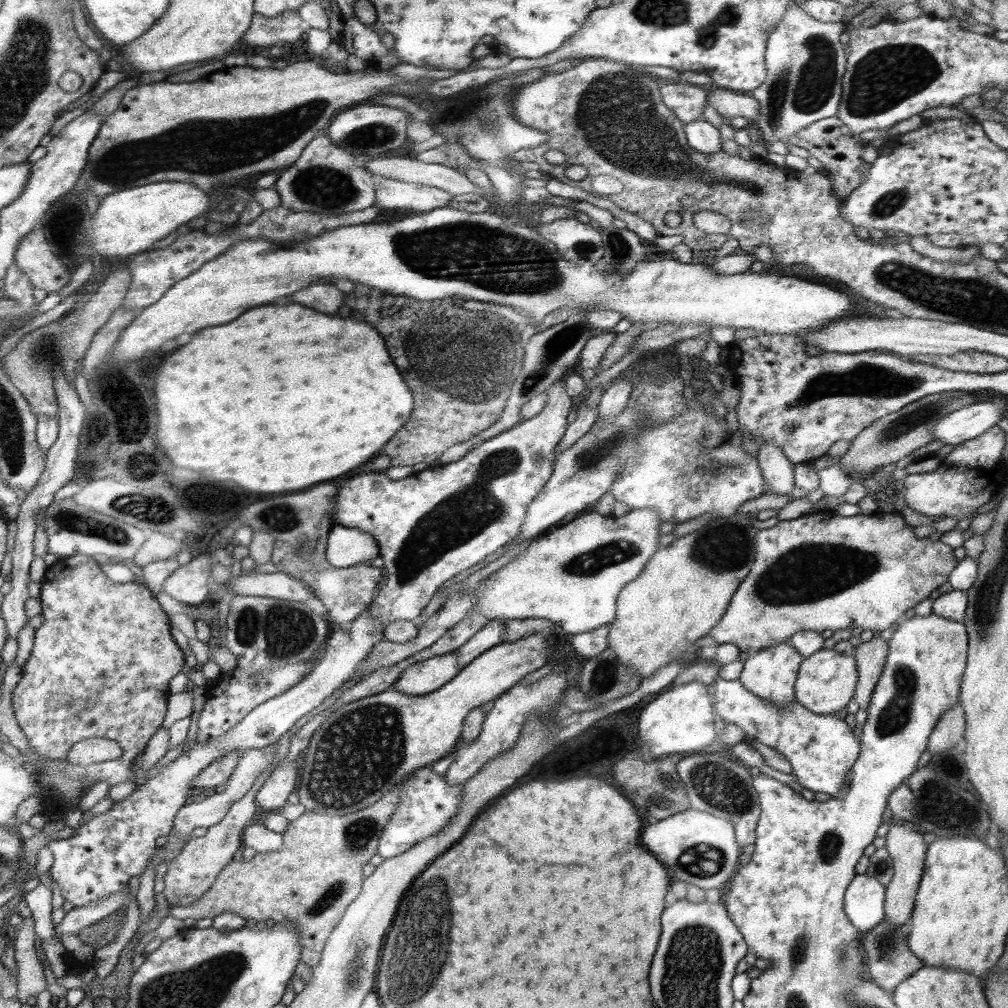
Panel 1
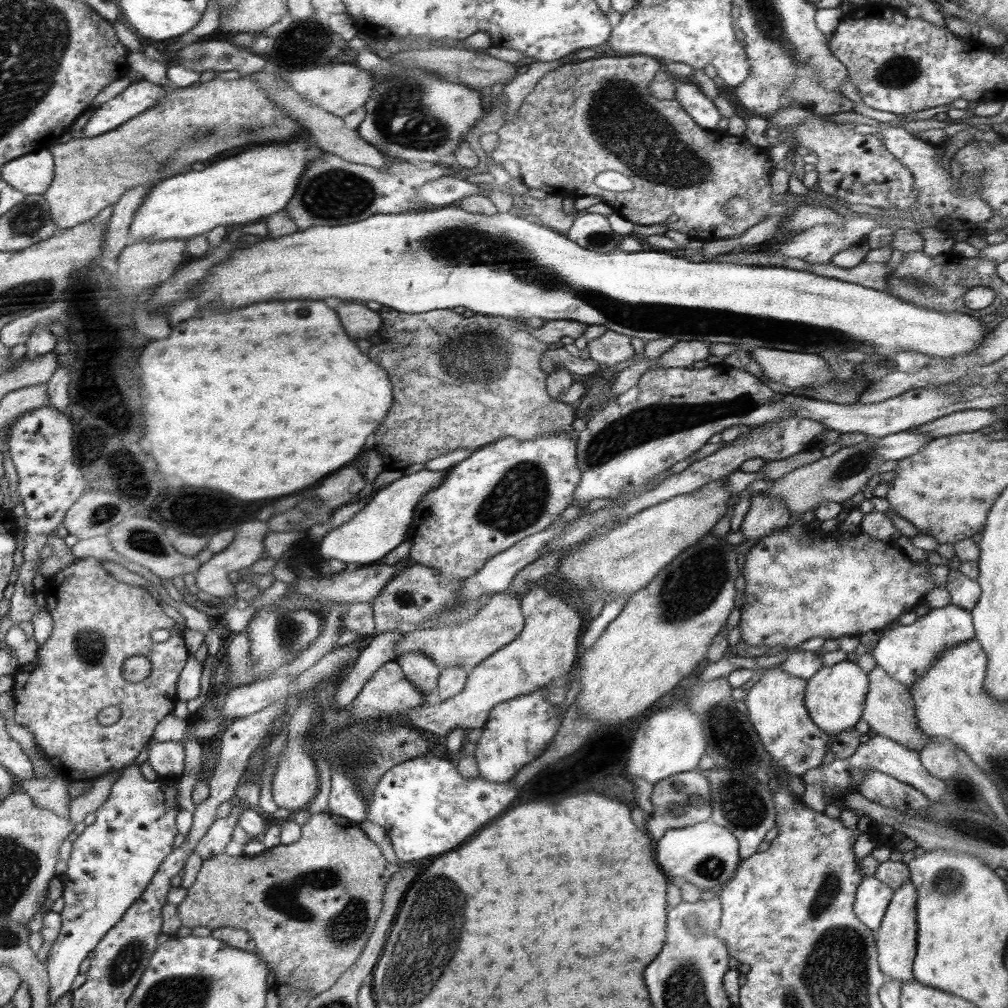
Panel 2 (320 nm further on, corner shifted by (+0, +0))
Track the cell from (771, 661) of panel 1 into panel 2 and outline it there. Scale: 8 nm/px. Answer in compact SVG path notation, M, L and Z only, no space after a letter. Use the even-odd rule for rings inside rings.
M776 667L765 670L745 698L749 721L759 734L760 742L771 756L772 762L799 777L822 764L829 738L829 734L820 730L810 718L805 705L806 687L806 680L790 676Z

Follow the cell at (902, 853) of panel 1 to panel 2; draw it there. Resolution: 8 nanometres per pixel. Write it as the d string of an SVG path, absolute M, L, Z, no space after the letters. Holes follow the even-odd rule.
M909 878L893 897L884 913L880 928L874 933L877 944L878 962L887 980L899 980L902 984L915 980L913 962L917 951L917 892Z

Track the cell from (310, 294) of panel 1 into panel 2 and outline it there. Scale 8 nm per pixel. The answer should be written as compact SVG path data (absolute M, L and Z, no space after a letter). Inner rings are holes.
M344 301L342 306L336 308L336 314L338 314L342 326L346 328L348 336L352 336L352 338L369 339L380 331L380 316L366 307L363 302Z

